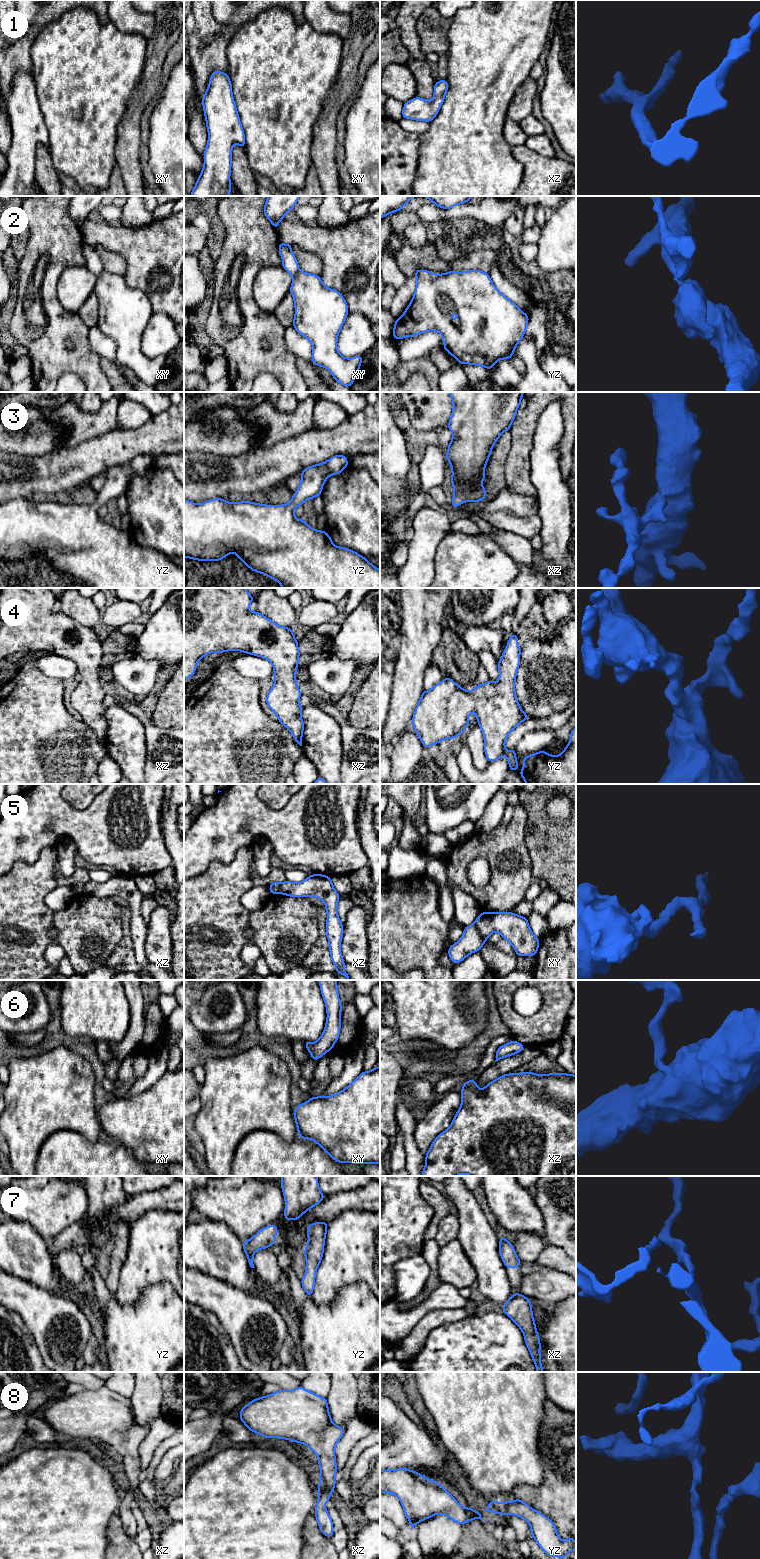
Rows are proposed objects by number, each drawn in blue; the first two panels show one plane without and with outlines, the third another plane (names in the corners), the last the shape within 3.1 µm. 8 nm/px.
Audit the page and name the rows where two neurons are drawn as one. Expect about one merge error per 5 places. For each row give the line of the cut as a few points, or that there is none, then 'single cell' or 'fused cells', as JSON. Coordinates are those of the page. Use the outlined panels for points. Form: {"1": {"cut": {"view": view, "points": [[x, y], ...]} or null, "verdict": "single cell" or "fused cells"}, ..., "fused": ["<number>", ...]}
{"1": {"cut": null, "verdict": "single cell"}, "2": {"cut": {"view": "xy", "points": [[299, 270], [293, 278]]}, "verdict": "fused cells"}, "3": {"cut": null, "verdict": "single cell"}, "4": {"cut": null, "verdict": "single cell"}, "5": {"cut": {"view": "xy", "points": [[473, 924], [485, 941]]}, "verdict": "fused cells"}, "6": {"cut": null, "verdict": "single cell"}, "7": {"cut": null, "verdict": "single cell"}, "8": {"cut": null, "verdict": "single cell"}, "fused": ["2", "5"]}

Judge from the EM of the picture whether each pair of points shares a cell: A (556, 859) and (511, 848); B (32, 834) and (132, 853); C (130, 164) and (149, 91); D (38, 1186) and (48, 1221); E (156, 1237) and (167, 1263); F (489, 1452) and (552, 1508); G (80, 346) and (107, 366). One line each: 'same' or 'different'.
A: different
B: same
C: same
D: same
E: same
F: different
G: different

